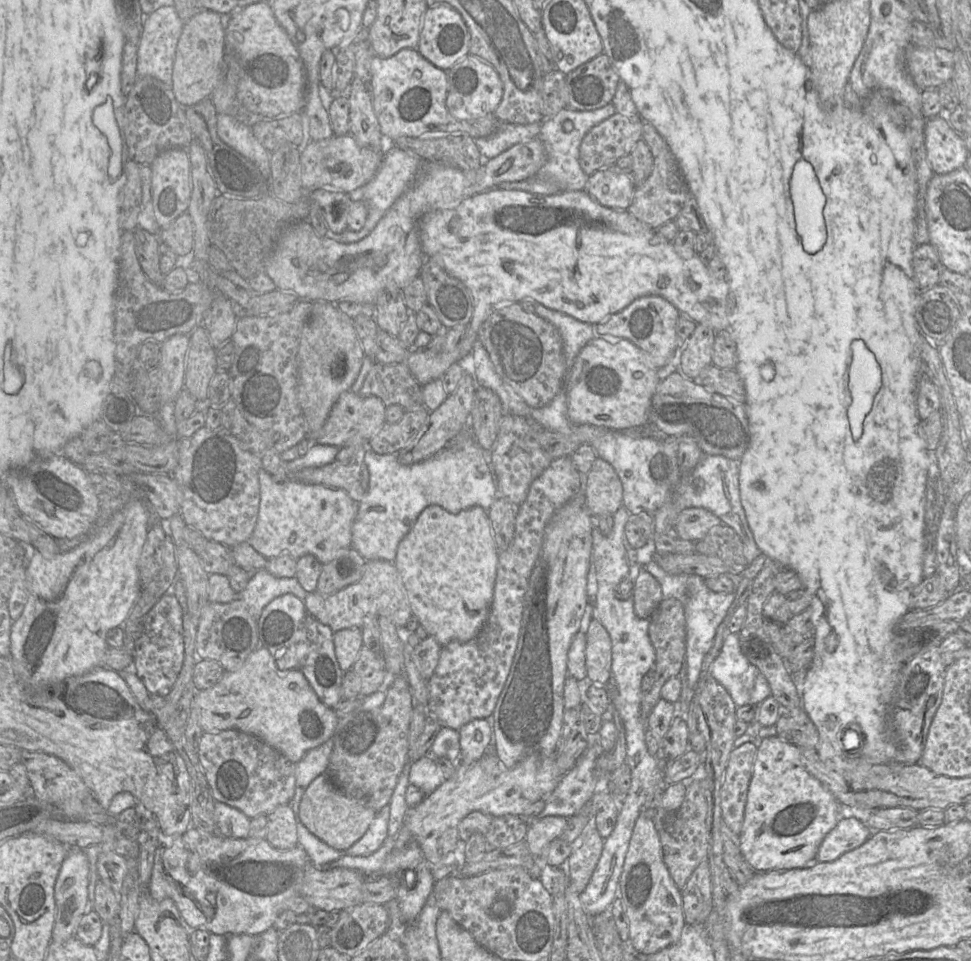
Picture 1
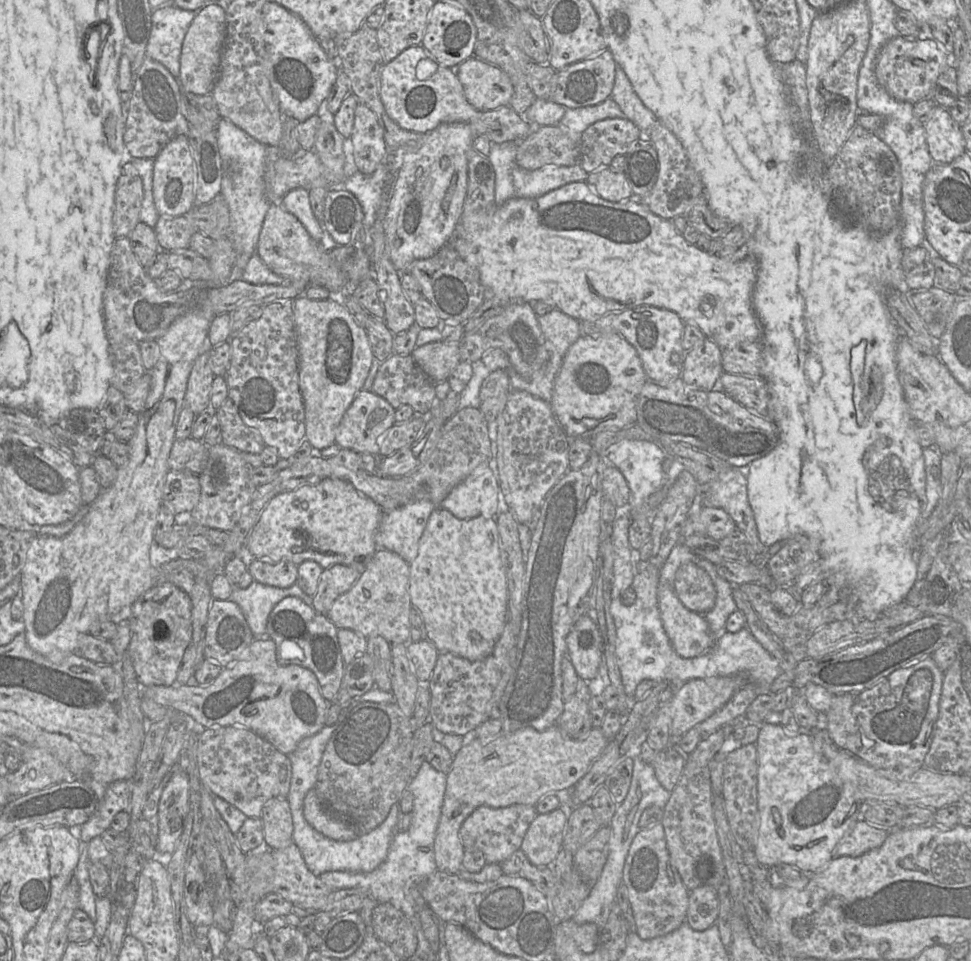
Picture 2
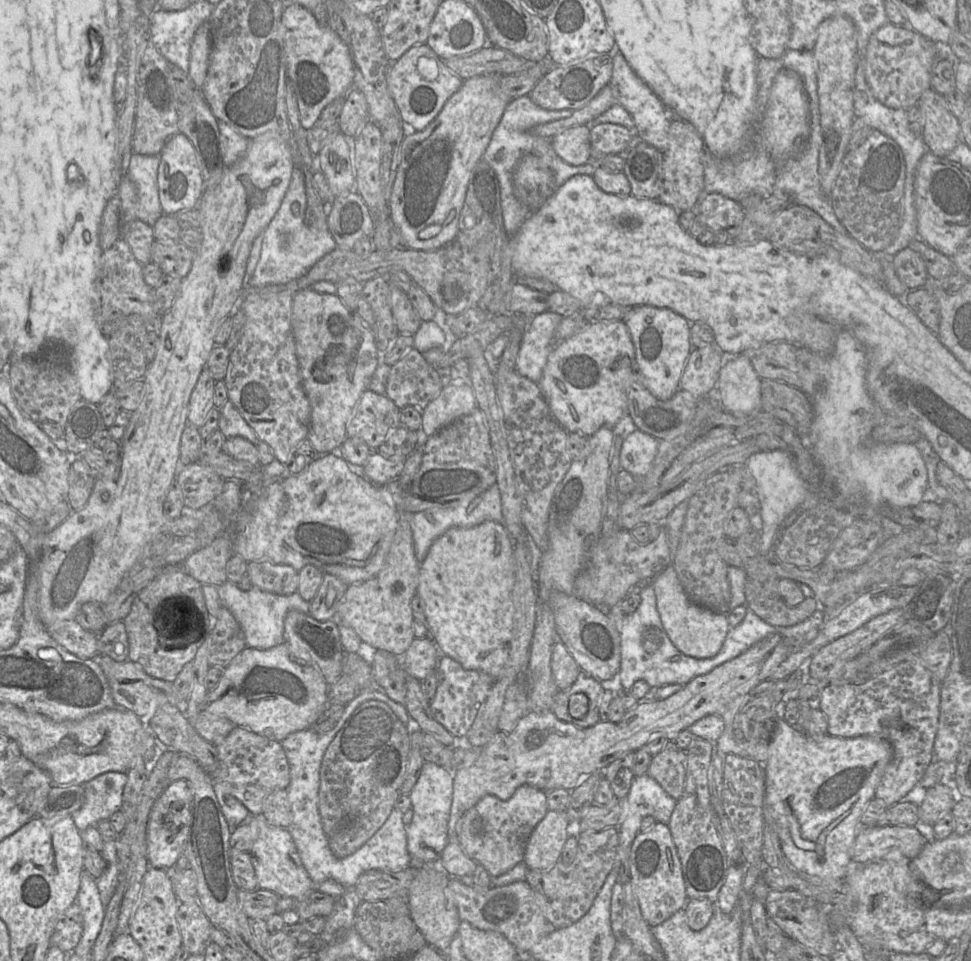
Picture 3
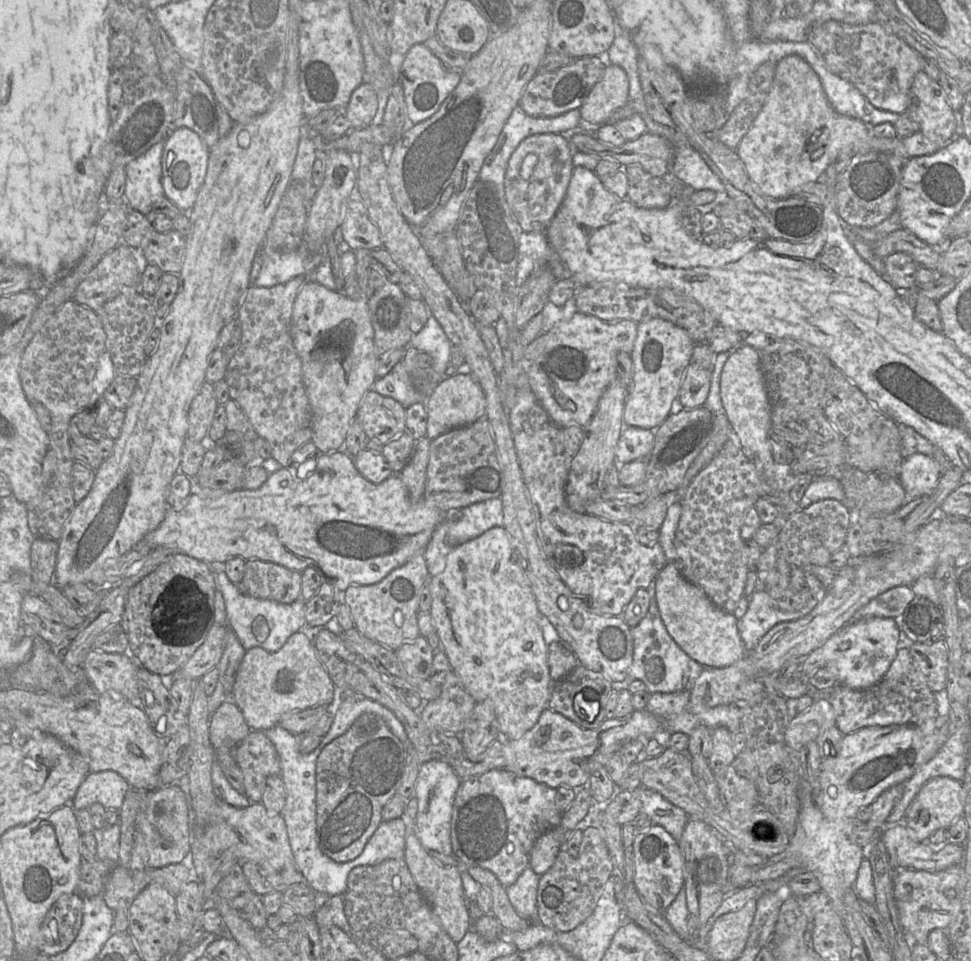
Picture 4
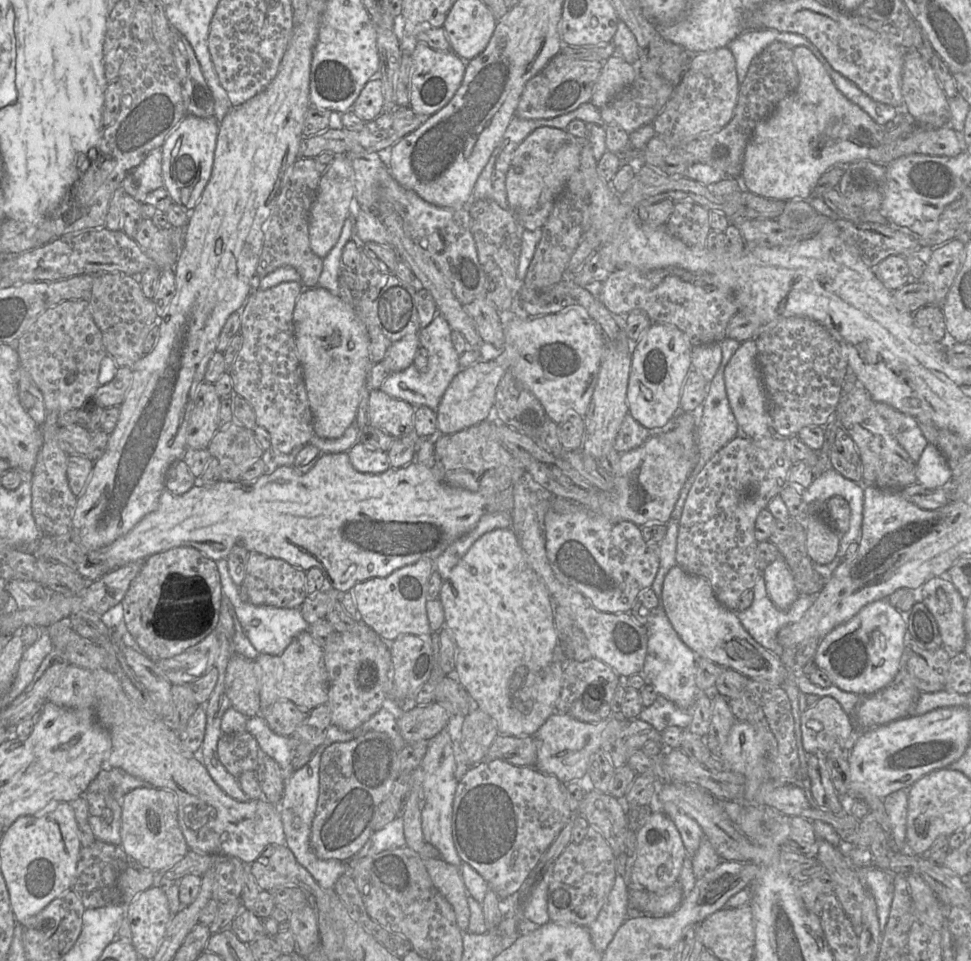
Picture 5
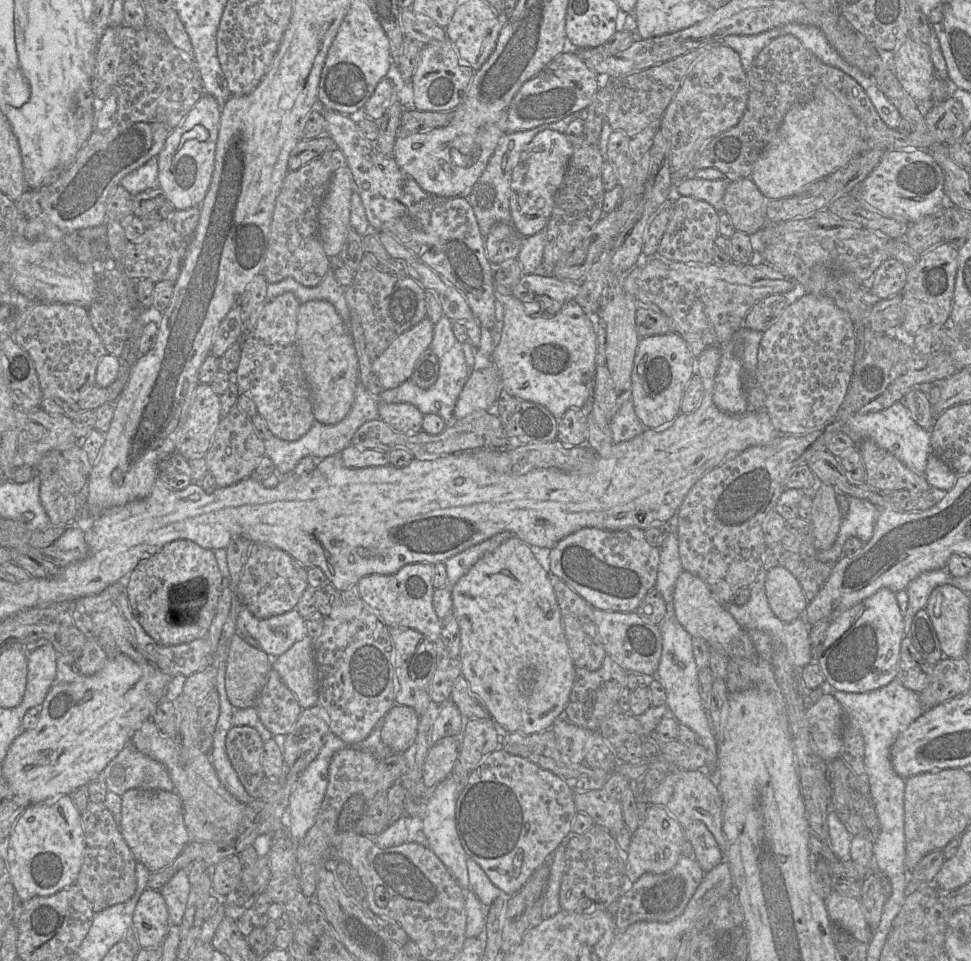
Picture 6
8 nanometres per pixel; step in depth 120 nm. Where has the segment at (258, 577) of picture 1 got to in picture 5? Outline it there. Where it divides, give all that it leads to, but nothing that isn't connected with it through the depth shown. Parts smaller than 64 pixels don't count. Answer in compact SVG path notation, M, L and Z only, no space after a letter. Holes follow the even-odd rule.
M220 559L216 561L216 564L224 597L228 600L244 633L257 652L279 656L290 645L294 637L301 632L309 631L309 624L303 618L300 608L275 608L254 605L250 601L243 602L239 597L239 587L233 583L230 577L227 559Z

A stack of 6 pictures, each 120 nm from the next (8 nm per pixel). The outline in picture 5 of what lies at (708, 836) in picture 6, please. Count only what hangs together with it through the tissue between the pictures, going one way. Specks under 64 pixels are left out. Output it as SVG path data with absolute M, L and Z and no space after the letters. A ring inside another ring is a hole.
M654 801L649 805L652 813L663 811L677 827L687 855L691 857L697 851L701 840L704 838L704 833L699 824L691 817L681 812L673 803L660 804Z

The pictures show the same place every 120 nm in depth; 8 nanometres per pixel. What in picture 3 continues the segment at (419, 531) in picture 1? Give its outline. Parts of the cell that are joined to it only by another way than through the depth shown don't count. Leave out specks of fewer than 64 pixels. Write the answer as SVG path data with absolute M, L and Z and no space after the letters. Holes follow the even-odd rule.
M500 522L451 528L429 548L420 564L416 590L423 602L426 627L431 630L439 652L465 669L481 671L495 679L509 658L514 630L513 544Z

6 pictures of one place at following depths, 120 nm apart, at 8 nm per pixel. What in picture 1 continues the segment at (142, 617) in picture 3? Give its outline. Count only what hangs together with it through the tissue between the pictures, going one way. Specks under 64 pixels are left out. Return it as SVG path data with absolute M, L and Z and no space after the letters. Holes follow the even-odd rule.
M166 592L144 617L144 632L135 642L133 670L152 695L166 696L184 662L183 612L172 592Z

